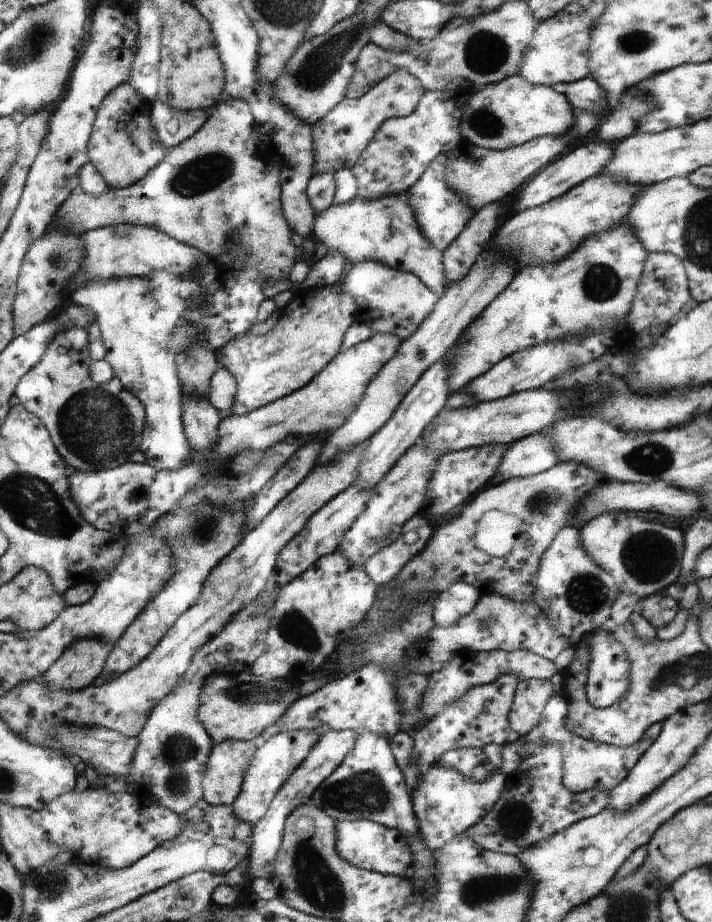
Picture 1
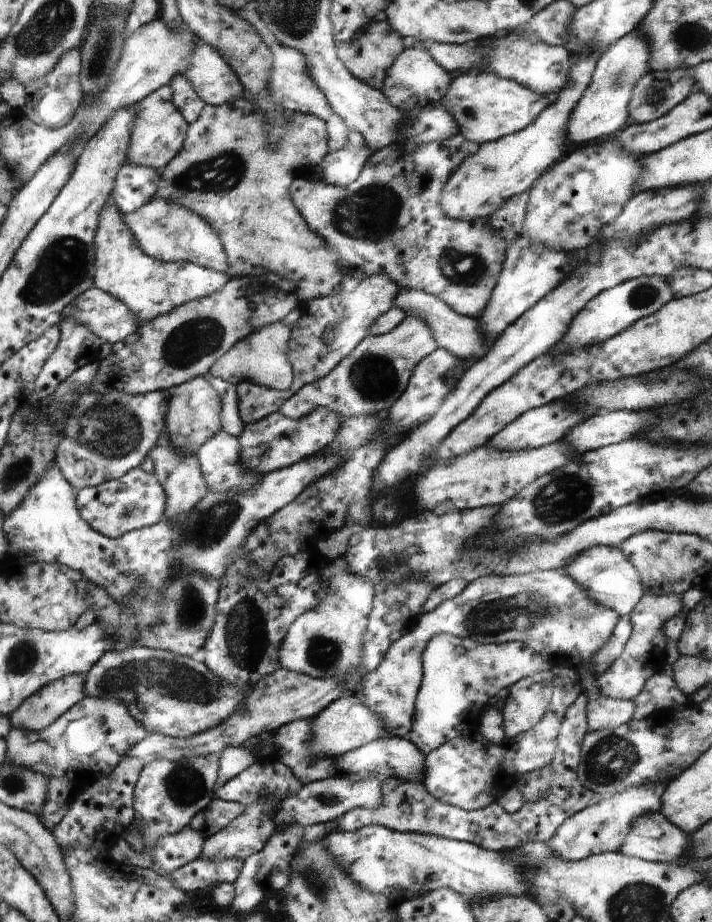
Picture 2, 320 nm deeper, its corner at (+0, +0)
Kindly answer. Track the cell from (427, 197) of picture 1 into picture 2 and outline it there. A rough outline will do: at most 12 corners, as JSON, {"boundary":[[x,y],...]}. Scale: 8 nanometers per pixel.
{"boundary":[[598,54],[521,133],[466,156],[442,190],[450,218],[490,217],[568,154],[569,119]]}

